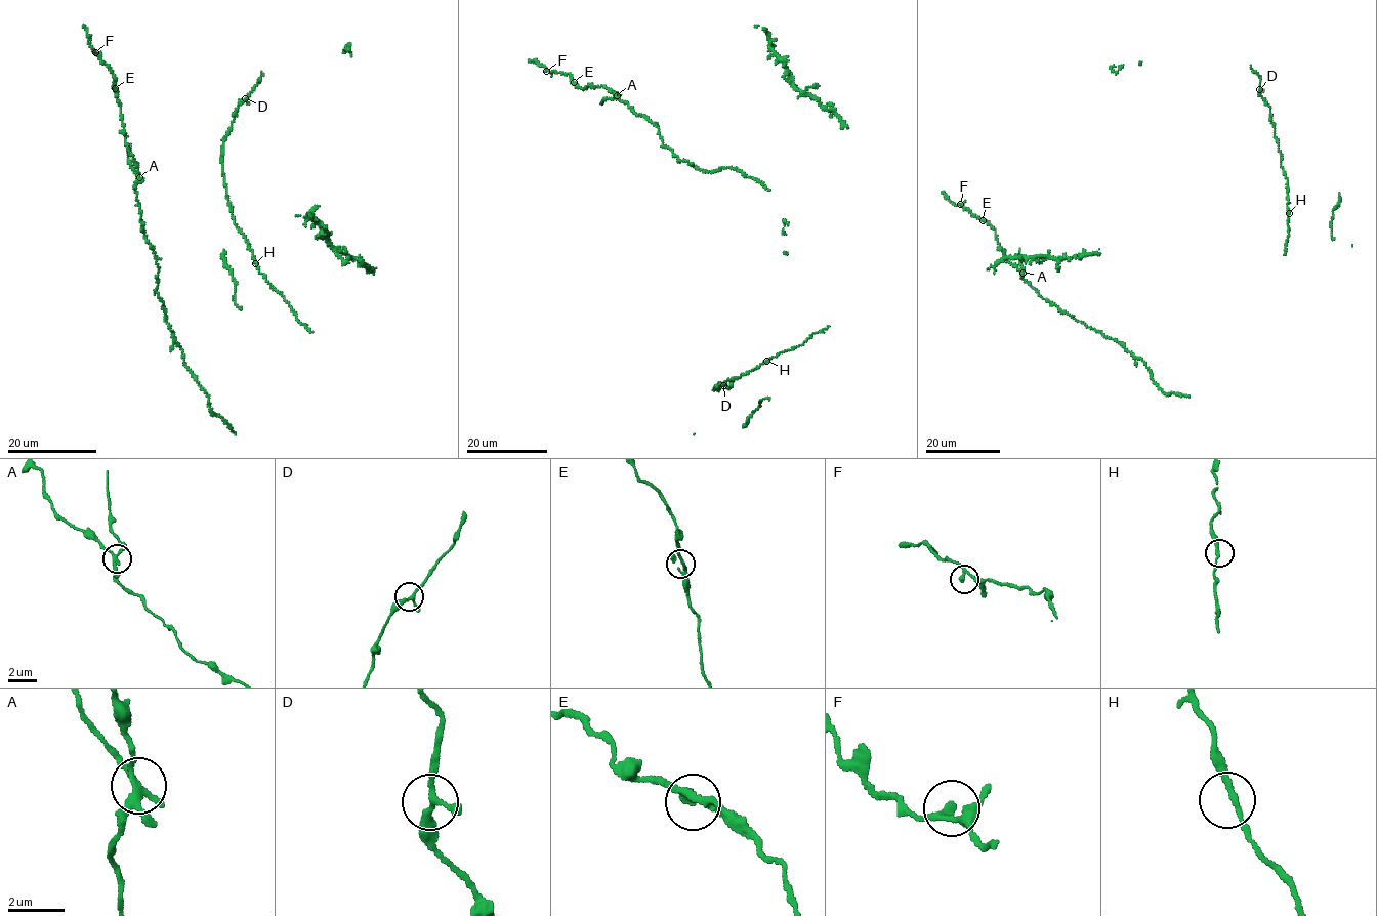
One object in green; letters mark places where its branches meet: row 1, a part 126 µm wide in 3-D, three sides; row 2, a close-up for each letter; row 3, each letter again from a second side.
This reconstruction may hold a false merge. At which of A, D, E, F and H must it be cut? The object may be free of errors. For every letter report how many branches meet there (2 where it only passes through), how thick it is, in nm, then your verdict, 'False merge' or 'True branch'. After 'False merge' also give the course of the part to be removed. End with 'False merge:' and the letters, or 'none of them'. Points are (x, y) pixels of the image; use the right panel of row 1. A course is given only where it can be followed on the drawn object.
A: Branches: 4. Thickness 220 nm. False merge. Course of the part to remove: (1023, 272), (1020, 249)
D: Branches: 3. Thickness 200 nm. True branch
E: Branches: 4. Thickness 160 nm. True branch
F: Branches: 2. Thickness 220 nm. True branch
H: Branches: 2. Thickness 200 nm. True branch
False merge: A

